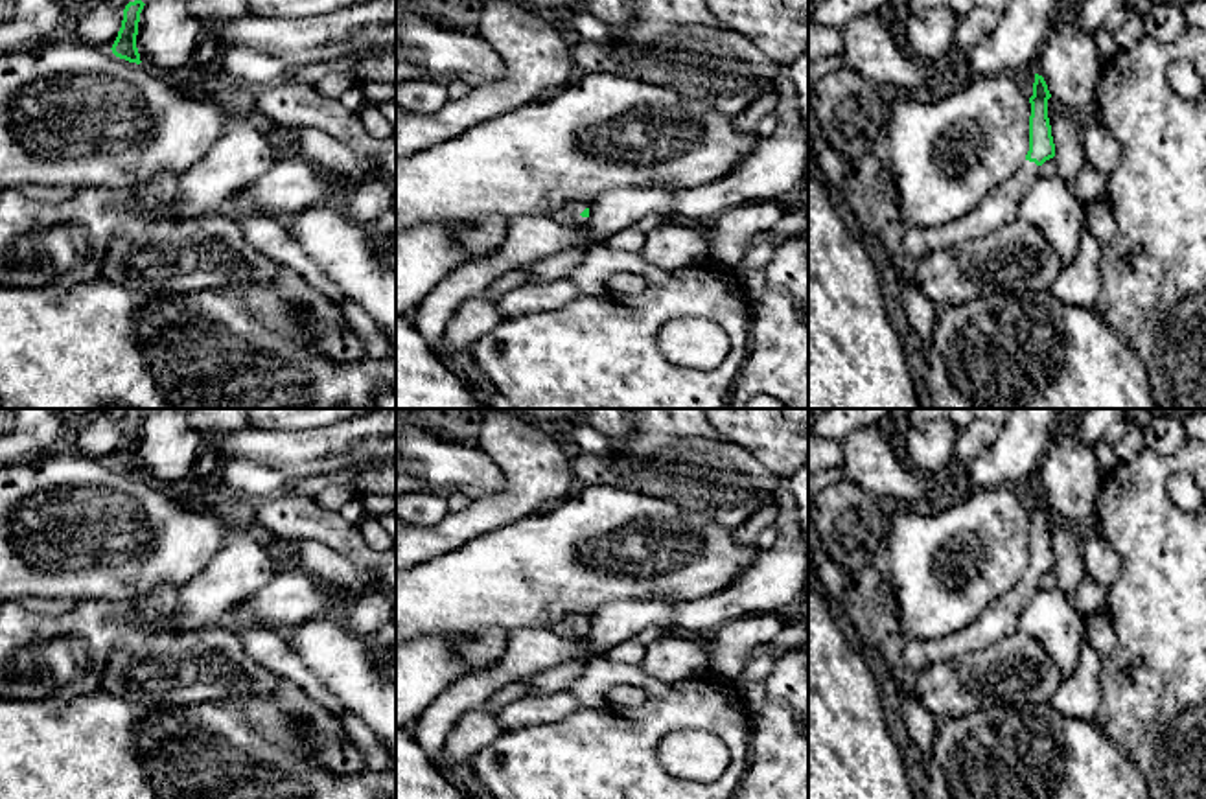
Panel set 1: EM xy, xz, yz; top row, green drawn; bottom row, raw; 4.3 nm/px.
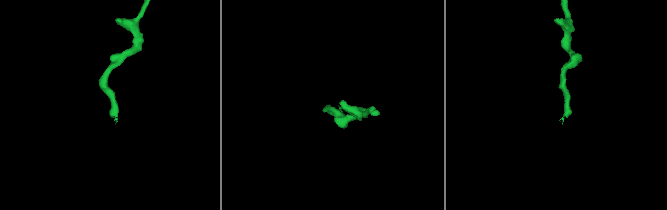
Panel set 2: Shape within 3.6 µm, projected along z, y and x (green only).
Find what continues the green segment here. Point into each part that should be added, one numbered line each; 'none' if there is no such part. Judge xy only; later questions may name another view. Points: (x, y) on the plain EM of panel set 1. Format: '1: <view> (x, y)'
none

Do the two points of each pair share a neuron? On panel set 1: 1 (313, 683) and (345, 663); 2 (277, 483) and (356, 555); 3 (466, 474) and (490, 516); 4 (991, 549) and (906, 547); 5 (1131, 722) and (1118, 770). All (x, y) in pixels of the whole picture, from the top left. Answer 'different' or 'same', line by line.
1: different
2: different
3: different
4: same
5: different

